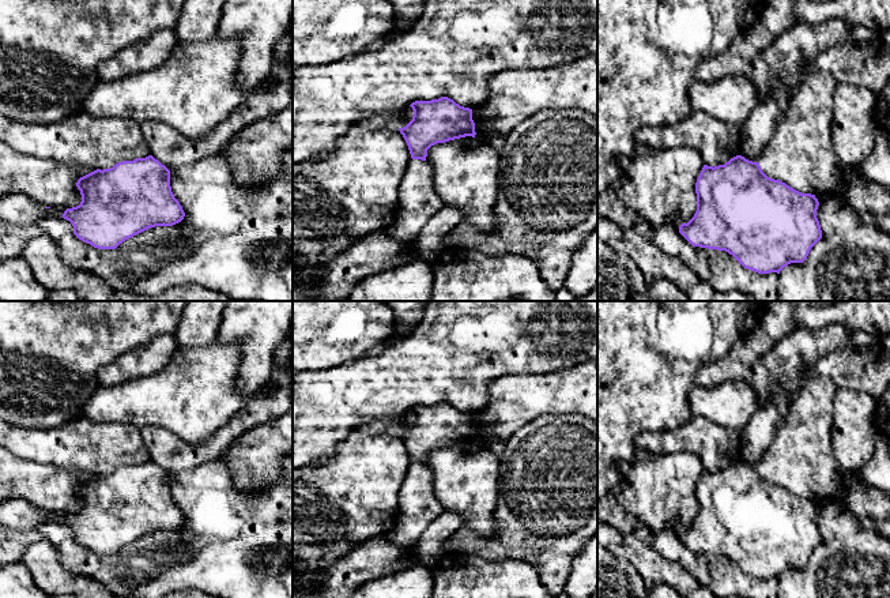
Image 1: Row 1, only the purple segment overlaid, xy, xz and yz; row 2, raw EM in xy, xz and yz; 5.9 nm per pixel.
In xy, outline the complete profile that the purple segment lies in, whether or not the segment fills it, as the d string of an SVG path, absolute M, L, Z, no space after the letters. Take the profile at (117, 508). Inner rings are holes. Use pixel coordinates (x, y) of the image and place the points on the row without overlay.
M152 460L122 466L109 474L97 474L76 488L82 500L79 511L72 514L44 512L26 500L11 499L0 503L0 524L11 530L37 530L42 523L54 522L69 526L73 531L73 539L98 554L116 554L125 545L155 531L173 531L181 527L185 518L180 507L174 503L170 492L170 475Z

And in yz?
M742 460L714 473L704 470L695 499L697 516L687 529L679 531L679 538L693 552L725 556L744 573L758 579L780 579L791 568L803 568L822 544L815 500L802 499L768 482L759 467Z

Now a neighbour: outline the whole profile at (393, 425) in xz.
M407 411L397 417L381 417L378 420L373 420L365 425L358 426L355 430L363 433L389 433L392 436L399 436L412 425L412 421L412 413Z

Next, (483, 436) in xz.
M479 413L472 414L472 425L475 428L475 443L480 447L499 454L502 444L491 436L491 425L486 424Z

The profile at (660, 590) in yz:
M657 583L650 584L649 598L683 598L679 593L676 593L672 587Z

